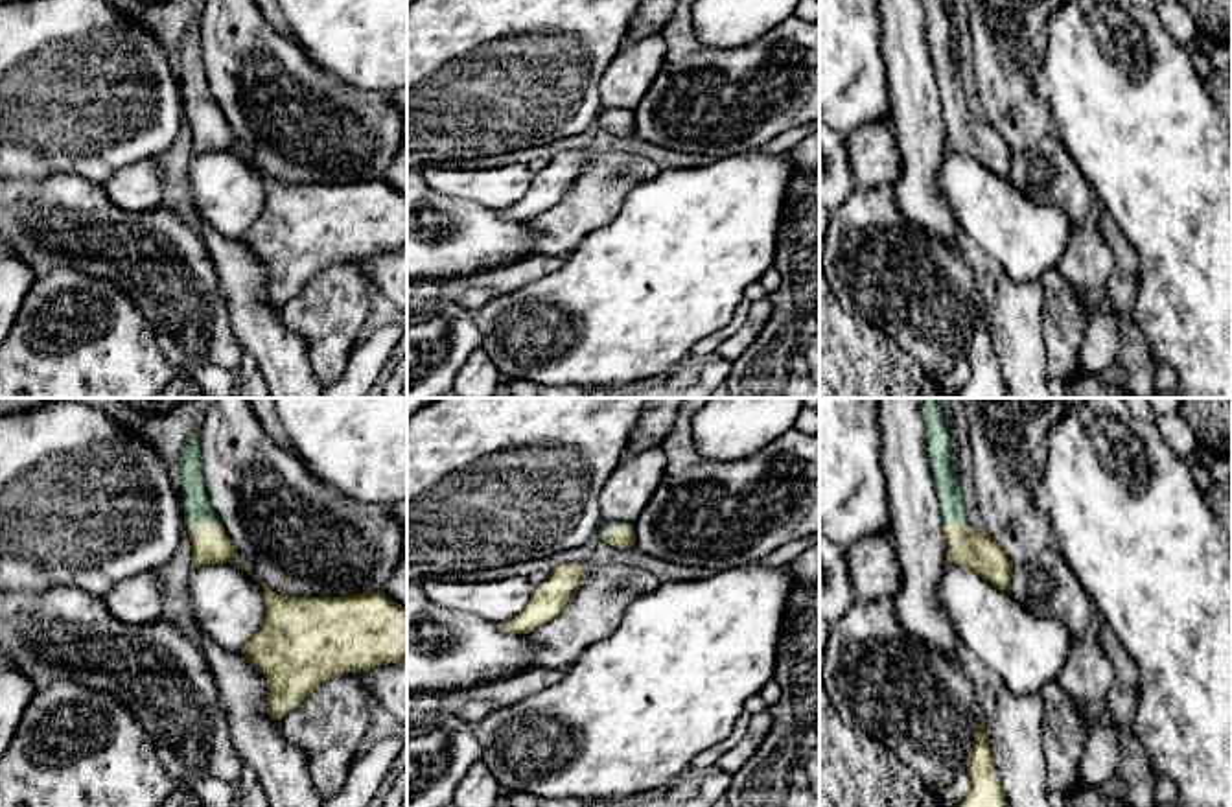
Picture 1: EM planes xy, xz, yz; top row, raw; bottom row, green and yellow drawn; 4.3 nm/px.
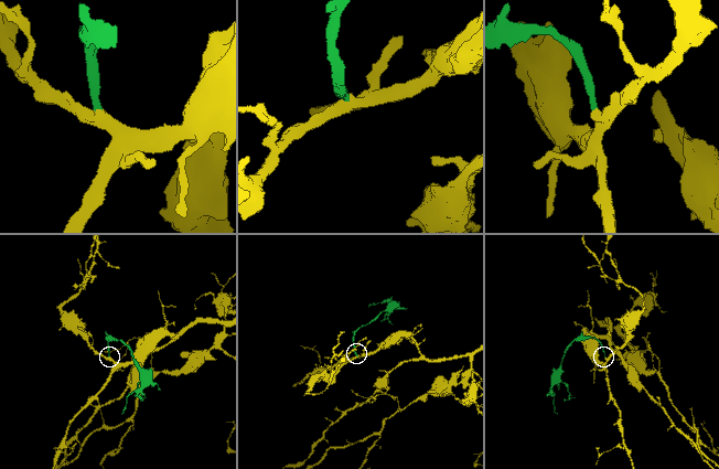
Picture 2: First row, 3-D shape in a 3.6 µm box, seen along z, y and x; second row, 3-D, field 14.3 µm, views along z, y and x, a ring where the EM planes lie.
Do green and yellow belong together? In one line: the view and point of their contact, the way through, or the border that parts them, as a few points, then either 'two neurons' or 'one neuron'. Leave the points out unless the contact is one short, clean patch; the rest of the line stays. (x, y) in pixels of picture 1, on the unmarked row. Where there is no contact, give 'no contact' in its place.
contact xz (616, 115); way xz (606, 113), (616, 115), (616, 124); one neuron

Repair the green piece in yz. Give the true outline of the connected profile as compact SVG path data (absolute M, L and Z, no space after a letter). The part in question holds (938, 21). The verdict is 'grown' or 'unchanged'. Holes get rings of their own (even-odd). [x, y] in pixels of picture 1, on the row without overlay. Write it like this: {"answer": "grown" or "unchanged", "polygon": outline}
{"answer": "grown", "polygon": "M923 0L923 6L932 59L939 72L947 147L978 160L998 177L1009 177L1015 153L987 120L978 122L969 112L959 70L952 59L952 24L945 2Z"}

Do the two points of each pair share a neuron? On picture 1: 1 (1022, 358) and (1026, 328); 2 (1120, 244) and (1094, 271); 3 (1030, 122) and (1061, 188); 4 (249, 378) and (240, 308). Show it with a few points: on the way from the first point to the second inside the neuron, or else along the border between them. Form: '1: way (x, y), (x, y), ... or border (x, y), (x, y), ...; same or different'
1: way (1022, 350), (1022, 336); same
2: border (1102, 212), (1098, 231), (1111, 253), (1107, 297); different
3: border (1052, 131), (1015, 153); different
4: border (244, 349), (253, 356), (264, 378); different

